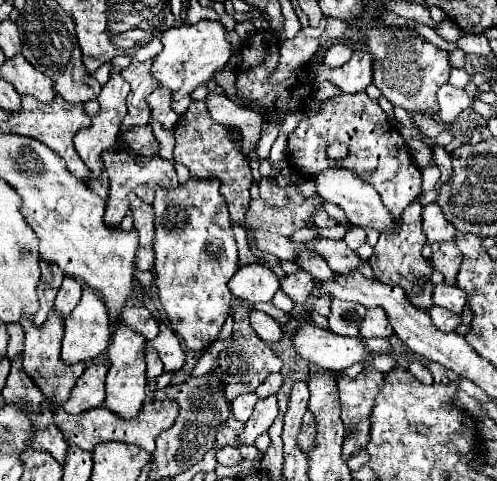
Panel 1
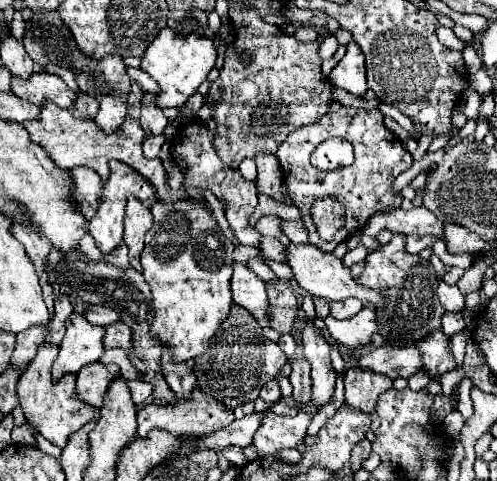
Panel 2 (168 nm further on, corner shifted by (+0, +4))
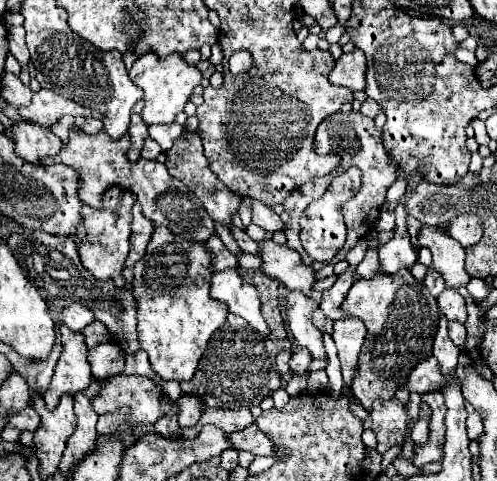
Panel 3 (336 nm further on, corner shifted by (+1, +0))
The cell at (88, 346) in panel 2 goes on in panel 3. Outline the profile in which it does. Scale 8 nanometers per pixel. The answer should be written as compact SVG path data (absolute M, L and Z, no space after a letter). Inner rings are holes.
M65 324L59 328L61 340L63 340L63 352L59 356L59 362L55 366L55 374L51 378L49 390L45 390L43 398L49 410L53 410L59 402L59 398L69 392L75 394L91 384L91 364L87 360L89 348L85 344L85 336L81 332L69 330Z

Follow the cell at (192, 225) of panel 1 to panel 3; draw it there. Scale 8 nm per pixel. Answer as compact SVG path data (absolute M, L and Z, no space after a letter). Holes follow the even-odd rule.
M157 226L153 230L153 238L143 254L143 258L135 264L135 280L133 280L133 296L139 304L137 314L137 334L141 348L149 354L149 362L155 374L161 380L189 380L195 374L197 362L207 348L211 334L225 324L227 310L225 302L217 302L209 298L209 282L213 276L213 254L207 250L205 242L191 242L185 236L175 236L169 228Z

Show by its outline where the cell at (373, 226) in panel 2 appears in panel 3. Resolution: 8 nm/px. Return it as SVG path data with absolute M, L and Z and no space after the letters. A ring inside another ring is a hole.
M421 226L417 236L419 246L425 246L433 254L433 268L445 278L447 286L455 290L467 286L469 274L465 272L465 248L441 232L437 226Z

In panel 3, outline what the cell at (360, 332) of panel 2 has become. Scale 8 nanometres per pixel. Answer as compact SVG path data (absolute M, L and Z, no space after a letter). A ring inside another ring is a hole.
M347 318L347 320L337 320L333 326L333 340L339 350L339 360L343 368L343 382L349 386L353 380L357 356L361 352L361 346L365 342L365 324L359 318Z

